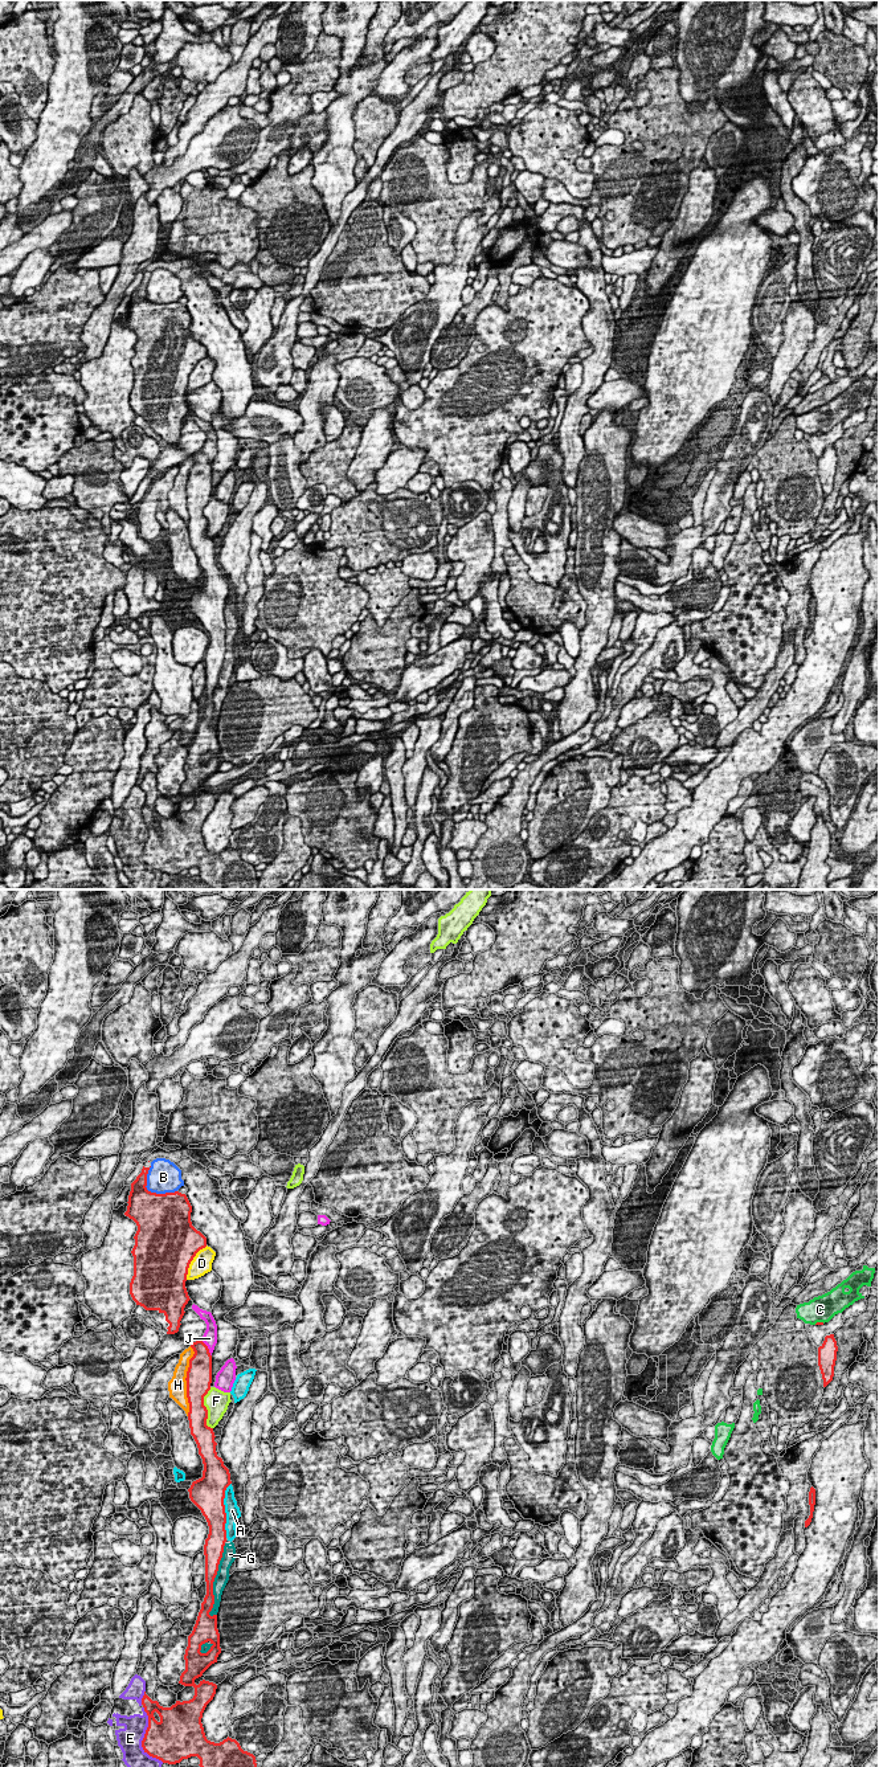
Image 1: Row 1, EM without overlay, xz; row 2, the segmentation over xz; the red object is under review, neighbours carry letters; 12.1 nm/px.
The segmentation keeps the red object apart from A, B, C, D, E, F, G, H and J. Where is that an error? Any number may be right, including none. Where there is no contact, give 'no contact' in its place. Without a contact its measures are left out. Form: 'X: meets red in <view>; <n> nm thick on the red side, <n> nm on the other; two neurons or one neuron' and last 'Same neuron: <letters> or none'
A: meets red in xz; 360 nm thick on the red side, 170 nm on the other; two neurons
B: meets red in xz; 460 nm thick on the red side, 380 nm on the other; two neurons
C: meets red in xz; 30 nm thick on the red side, 320 nm on the other; two neurons
D: meets red in xz; 500 nm thick on the red side, 240 nm on the other; two neurons
E: meets red in xz; 460 nm thick on the red side, 300 nm on the other; two neurons
F: meets red in xz; 240 nm thick on the red side, 280 nm on the other; two neurons
G: meets red in xz; 190 nm thick on the red side, 160 nm on the other; two neurons
H: meets red in xz; 320 nm thick on the red side, 220 nm on the other; two neurons
J: meets red in xz; 280 nm thick on the red side, 180 nm on the other; two neurons
Same neuron: none

